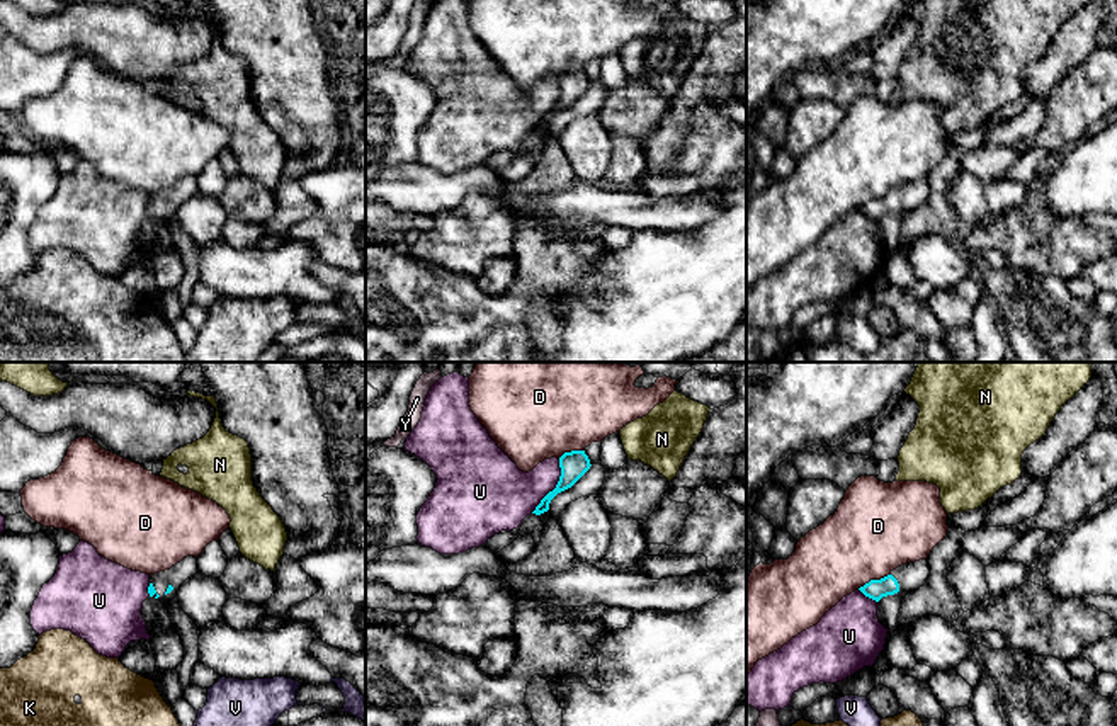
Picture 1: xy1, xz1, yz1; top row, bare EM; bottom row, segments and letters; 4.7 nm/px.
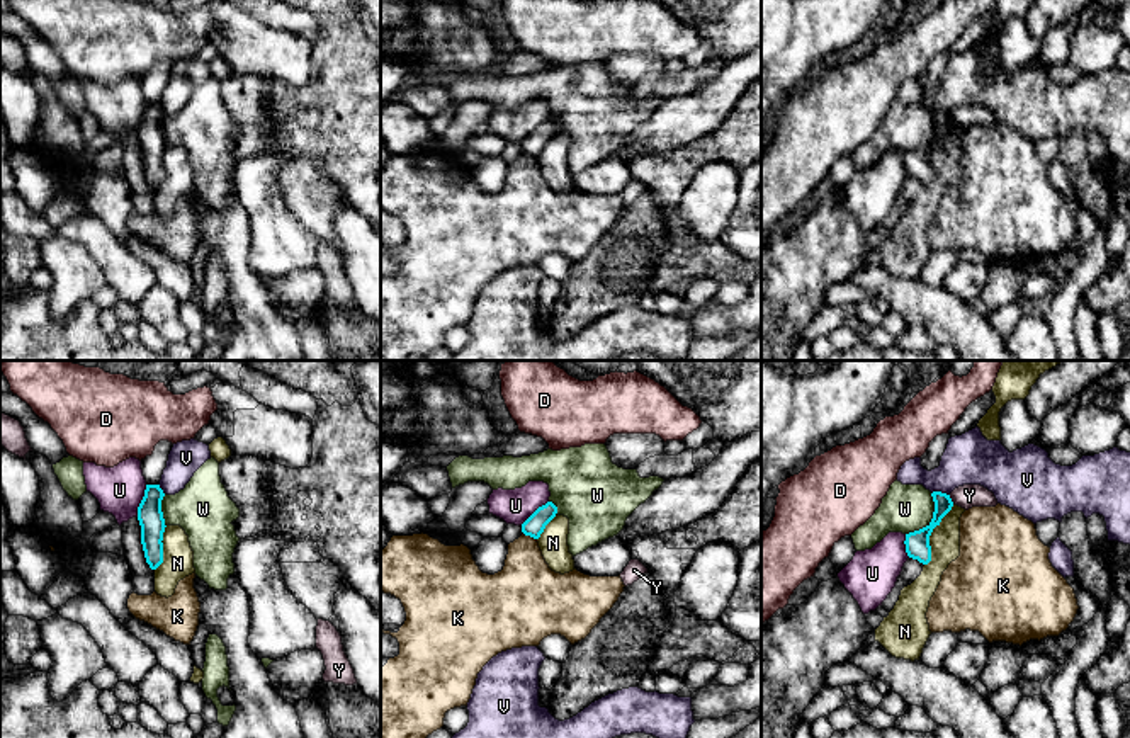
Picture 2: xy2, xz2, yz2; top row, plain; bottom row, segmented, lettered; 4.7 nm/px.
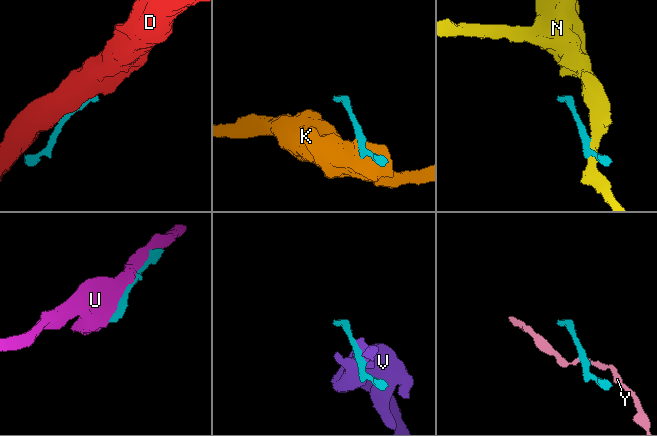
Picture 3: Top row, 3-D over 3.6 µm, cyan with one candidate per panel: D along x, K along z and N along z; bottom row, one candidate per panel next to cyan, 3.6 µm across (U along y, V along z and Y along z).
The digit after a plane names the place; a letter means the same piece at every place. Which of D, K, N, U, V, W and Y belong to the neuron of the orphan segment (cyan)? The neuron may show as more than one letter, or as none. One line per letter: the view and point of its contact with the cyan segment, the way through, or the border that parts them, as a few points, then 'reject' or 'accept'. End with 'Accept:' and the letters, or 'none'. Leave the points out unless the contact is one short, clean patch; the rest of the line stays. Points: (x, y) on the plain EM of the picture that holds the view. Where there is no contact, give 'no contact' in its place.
D: meets cyan in yz1 at (873, 199); reject
K: meets cyan in xz2 at (531, 155); border along xz2 (524, 152), (536, 158); reject
N: meets cyan in yz2 at (930, 153); border along yz2 (954, 123), (930, 155), (930, 179), (925, 184); reject
U: meets cyan in xz1 at (556, 106); reject
V: meets cyan in yz2 at (940, 111); border along yz2 (932, 111), (945, 111), (949, 114); reject
W: meets cyan in yz2 at (932, 138); reject
Y: meets cyan in yz2 at (950, 118); border along yz2 (949, 114), (954, 121); reject
Accept: none

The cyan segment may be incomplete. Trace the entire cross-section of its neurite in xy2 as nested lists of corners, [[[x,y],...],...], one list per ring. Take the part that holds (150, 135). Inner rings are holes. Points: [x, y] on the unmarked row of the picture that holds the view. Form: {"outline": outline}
{"outline": [[[146,104],[144,116],[138,126],[138,139],[141,145],[141,163],[146,182],[156,189],[163,182],[163,151],[165,138],[161,119],[165,112],[160,104]]]}

